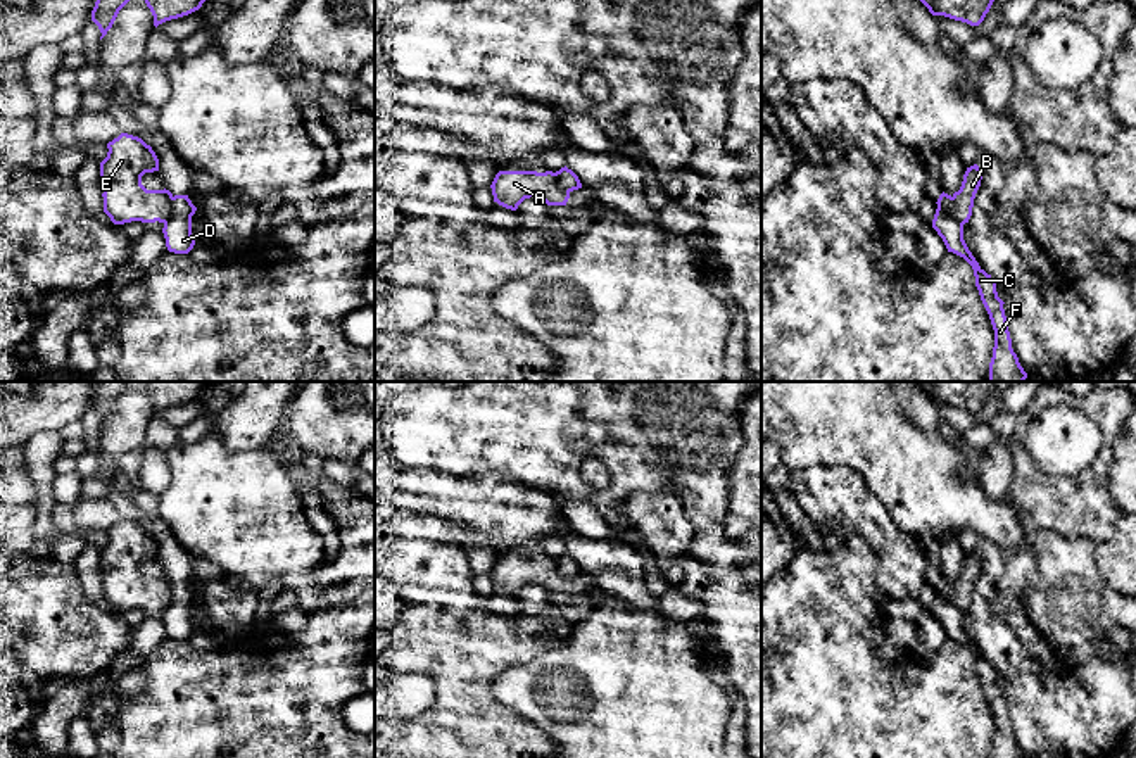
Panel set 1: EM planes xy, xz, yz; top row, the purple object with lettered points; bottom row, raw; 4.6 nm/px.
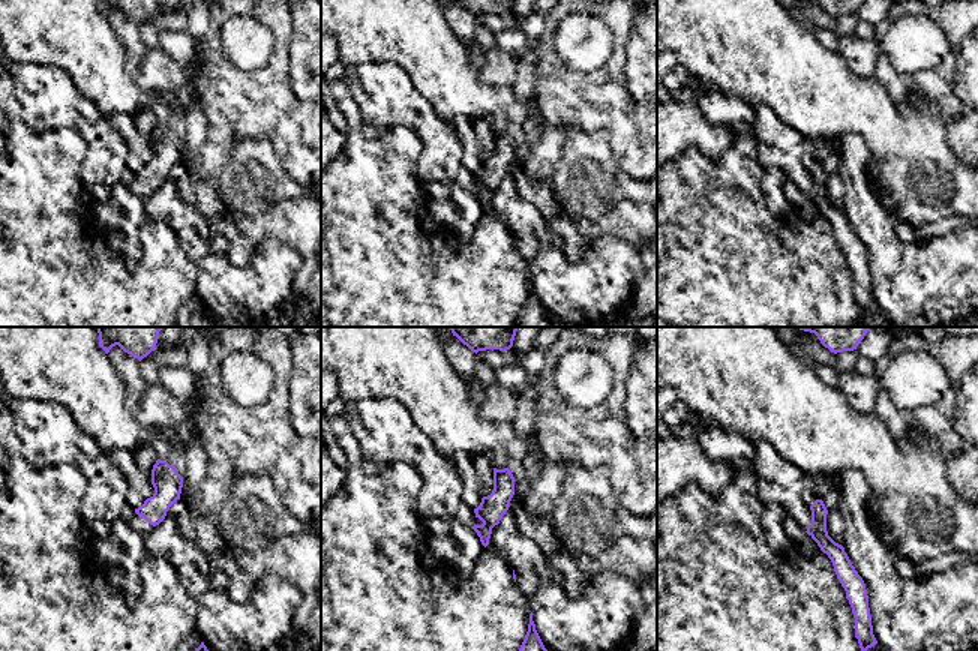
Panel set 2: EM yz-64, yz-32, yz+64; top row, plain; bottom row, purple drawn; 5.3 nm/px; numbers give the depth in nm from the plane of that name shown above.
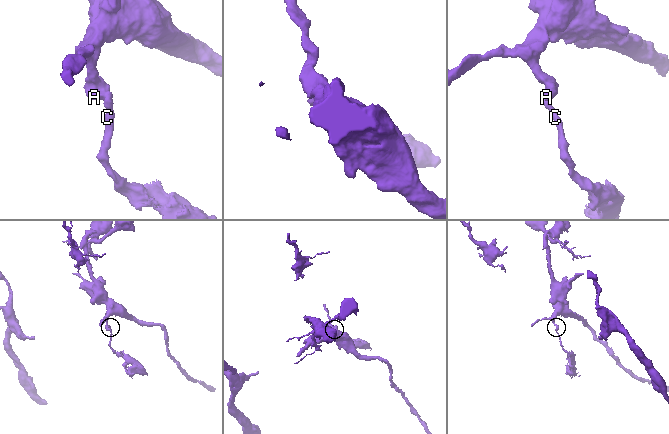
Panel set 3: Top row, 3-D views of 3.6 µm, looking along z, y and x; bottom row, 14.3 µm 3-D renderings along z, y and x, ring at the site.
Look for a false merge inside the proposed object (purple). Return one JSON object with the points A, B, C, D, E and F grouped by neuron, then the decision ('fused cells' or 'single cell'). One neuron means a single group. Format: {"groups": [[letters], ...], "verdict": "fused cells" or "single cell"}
{"groups": [["A", "B", "E"], ["C", "D", "F"]], "verdict": "fused cells"}

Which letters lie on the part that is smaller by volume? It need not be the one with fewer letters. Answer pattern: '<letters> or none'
C, D, F

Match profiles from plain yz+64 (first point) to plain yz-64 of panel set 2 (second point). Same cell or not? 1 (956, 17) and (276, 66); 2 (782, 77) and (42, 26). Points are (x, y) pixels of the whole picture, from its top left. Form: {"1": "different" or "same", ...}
{"1": "same", "2": "same"}

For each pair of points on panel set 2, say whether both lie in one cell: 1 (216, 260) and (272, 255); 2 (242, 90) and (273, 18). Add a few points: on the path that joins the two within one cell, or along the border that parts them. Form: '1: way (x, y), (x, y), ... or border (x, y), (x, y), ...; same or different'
1: way (230, 273), (254, 273), (258, 269); same
2: way (261, 80), (279, 60), (281, 38); same

